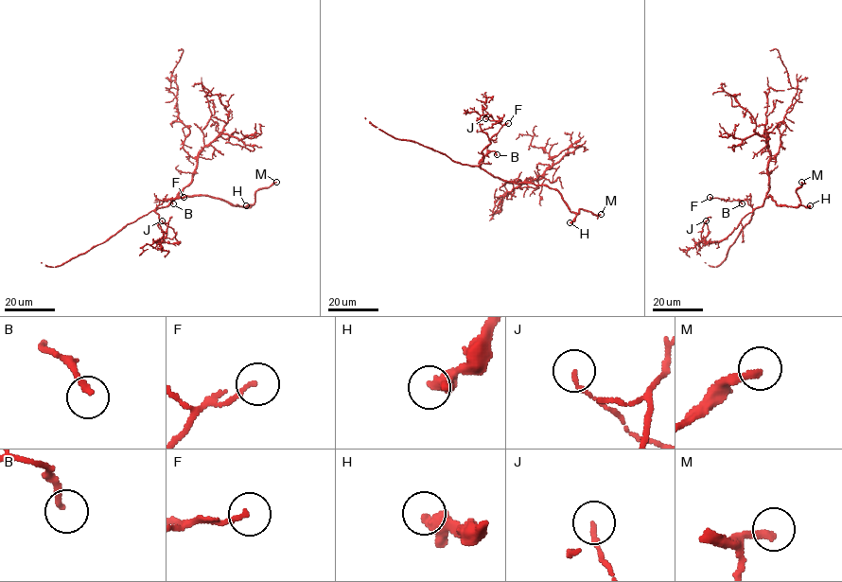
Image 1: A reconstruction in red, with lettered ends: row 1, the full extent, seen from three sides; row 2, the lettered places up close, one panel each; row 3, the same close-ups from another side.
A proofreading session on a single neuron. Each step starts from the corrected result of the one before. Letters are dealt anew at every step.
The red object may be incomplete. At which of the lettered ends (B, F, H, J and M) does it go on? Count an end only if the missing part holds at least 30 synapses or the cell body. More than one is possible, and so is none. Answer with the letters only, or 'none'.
H, M

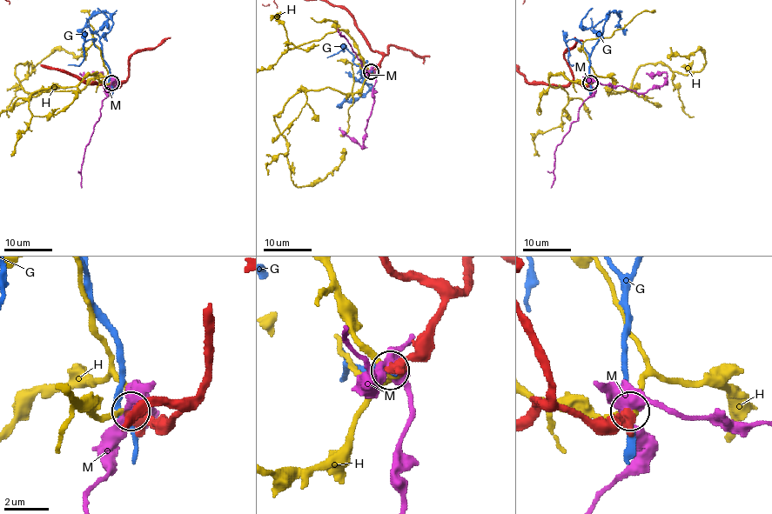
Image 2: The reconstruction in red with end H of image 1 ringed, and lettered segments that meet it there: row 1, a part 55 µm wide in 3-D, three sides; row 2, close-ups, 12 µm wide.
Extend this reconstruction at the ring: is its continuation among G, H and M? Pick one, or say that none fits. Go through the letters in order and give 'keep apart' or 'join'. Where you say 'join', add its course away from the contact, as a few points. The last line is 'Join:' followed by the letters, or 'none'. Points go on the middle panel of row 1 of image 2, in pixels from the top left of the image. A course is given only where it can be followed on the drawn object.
G: keep apart
H: join | via (372, 72), (352, 94), (298, 91), (275, 116), (298, 186), (319, 182), (345, 151)
M: keep apart
Join: H

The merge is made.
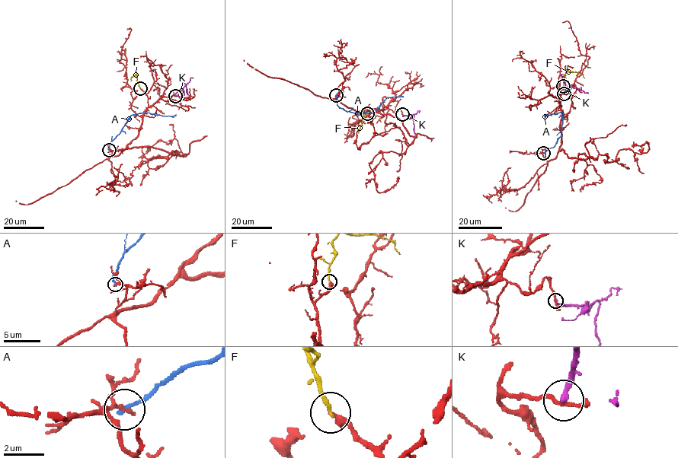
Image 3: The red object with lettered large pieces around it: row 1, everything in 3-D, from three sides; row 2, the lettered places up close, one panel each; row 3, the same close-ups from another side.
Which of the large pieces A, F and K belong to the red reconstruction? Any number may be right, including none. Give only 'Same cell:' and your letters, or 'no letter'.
Same cell: F

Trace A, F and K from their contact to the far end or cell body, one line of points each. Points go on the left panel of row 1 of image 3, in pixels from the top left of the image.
A: (109, 150), (109, 145), (131, 116), (146, 112), (174, 116), (176, 114)
F: (140, 88), (136, 74), (132, 76), (130, 81)
K: (175, 95), (187, 84), (188, 95)

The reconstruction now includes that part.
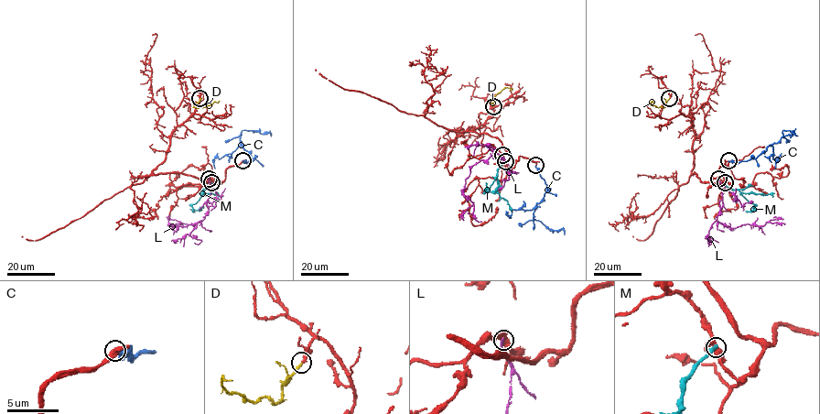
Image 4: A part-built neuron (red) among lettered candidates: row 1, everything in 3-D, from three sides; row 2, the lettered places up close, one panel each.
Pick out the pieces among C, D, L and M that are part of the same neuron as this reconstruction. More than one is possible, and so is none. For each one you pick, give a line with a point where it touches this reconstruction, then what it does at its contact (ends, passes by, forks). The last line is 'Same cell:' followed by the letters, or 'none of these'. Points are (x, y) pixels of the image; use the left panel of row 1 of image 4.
C: contact (242, 160); it ends
D: contact (199, 98); it ends
Same cell: C, D

